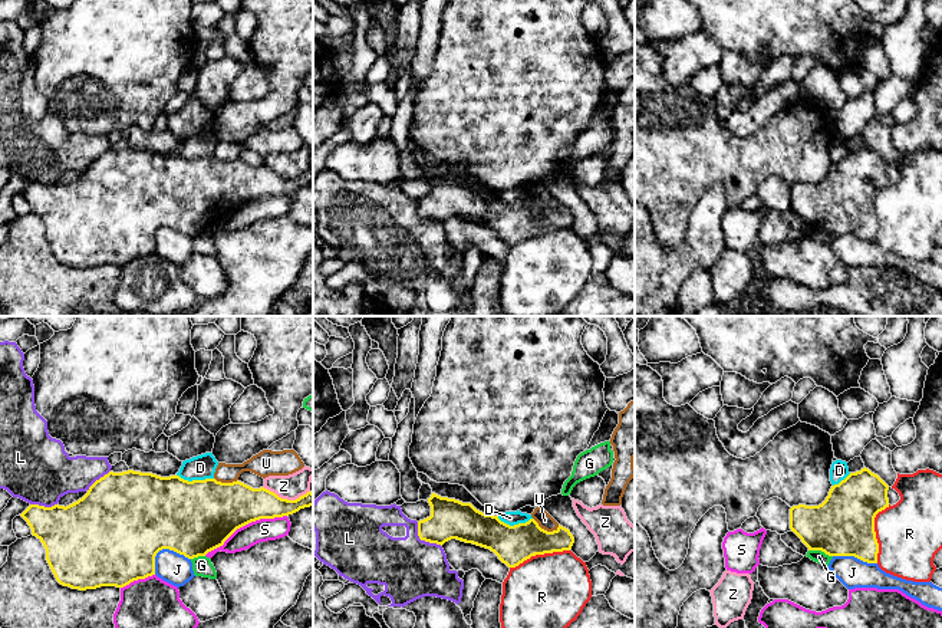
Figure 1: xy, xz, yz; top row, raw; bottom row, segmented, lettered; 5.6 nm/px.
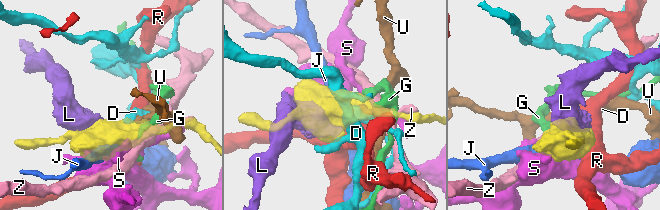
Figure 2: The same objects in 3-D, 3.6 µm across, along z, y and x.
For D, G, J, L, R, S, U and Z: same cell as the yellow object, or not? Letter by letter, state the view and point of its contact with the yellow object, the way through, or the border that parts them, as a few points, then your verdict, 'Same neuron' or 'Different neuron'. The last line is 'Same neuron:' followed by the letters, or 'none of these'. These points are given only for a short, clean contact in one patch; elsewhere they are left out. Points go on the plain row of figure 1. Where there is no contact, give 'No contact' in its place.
D: Touches yellow at xy (194, 158). Boundary: xy (175, 153), (188, 158), (213, 157). Different neuron
G: Touches yellow at yz (820, 227). Boundary: yz (809, 227), (820, 227), (832, 234). Different neuron
J: Touches yellow at xy (162, 226). Different neuron
L: Touches yellow at xz (422, 217). Different neuron
R: Touches yellow at yz (875, 210). Different neuron
S: Touches yellow at xy (244, 203). Different neuron
U: Touches yellow at xz (546, 209). Boundary: xz (533, 196), (547, 209), (555, 209), (559, 204). Different neuron
Z: Touches yellow at xy (286, 177). Different neuron
Same neuron: none of these

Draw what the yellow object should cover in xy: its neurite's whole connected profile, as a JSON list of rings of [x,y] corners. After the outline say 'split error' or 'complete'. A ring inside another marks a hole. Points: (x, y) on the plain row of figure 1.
[[[109,149],[88,171],[69,184],[30,183],[20,194],[32,213],[46,227],[46,239],[56,259],[72,267],[101,264],[123,266],[134,259],[155,253],[155,234],[162,227],[188,237],[205,234],[220,226],[240,206],[260,198],[293,193],[313,184],[313,171],[296,178],[279,175],[241,160],[221,161],[215,157],[184,158],[141,149]]]; complete

